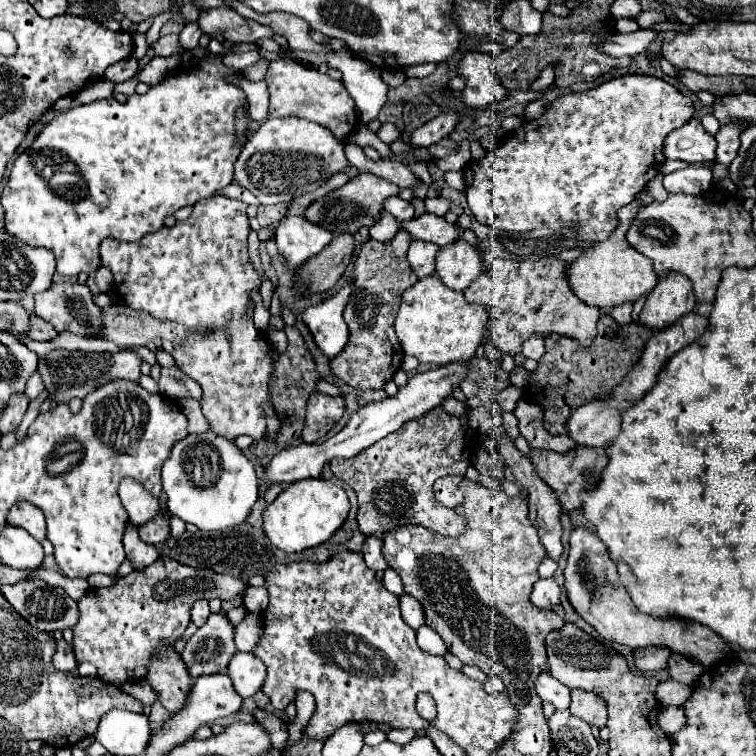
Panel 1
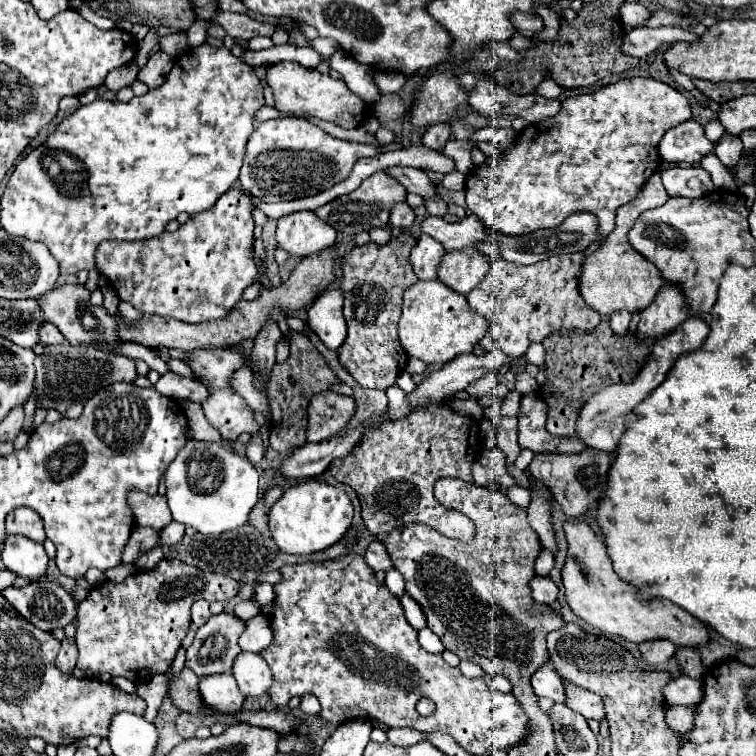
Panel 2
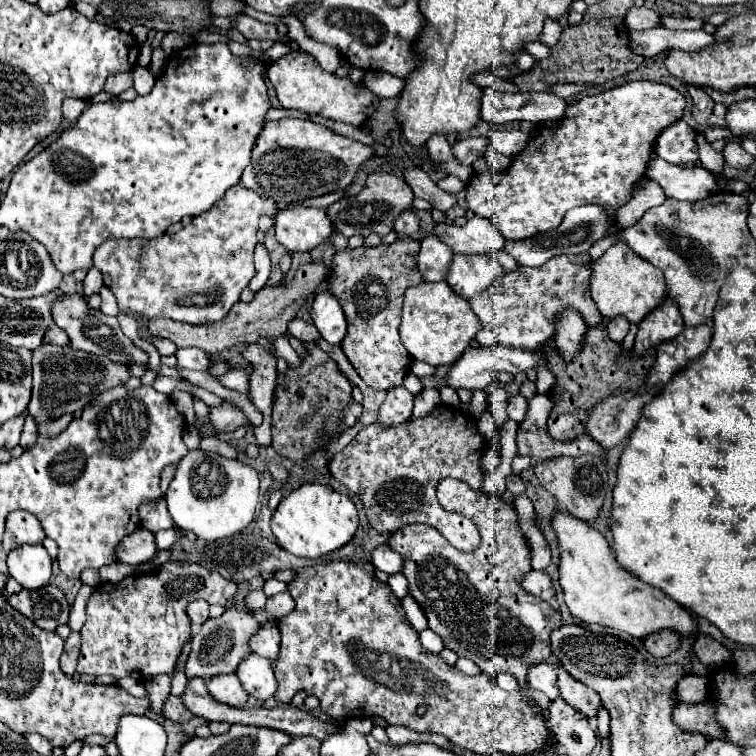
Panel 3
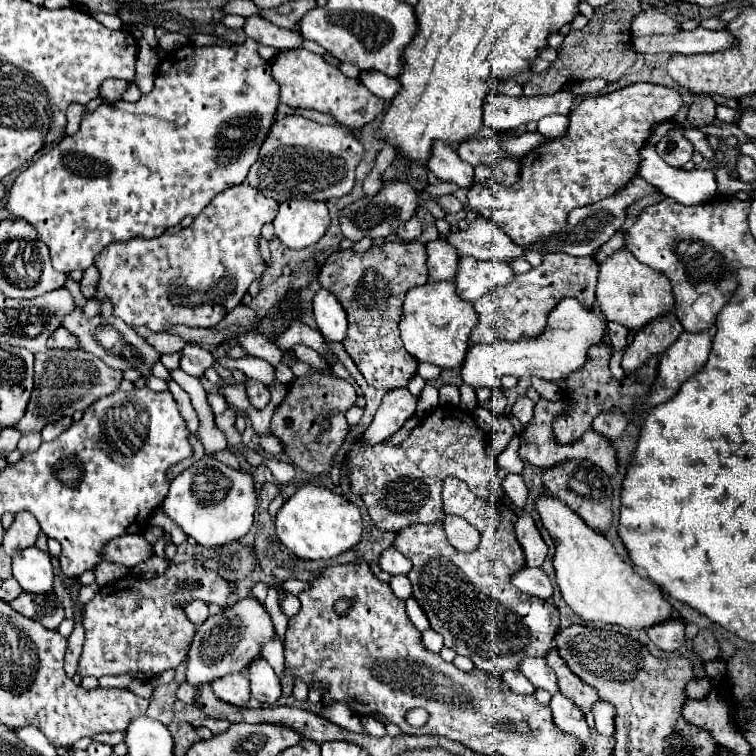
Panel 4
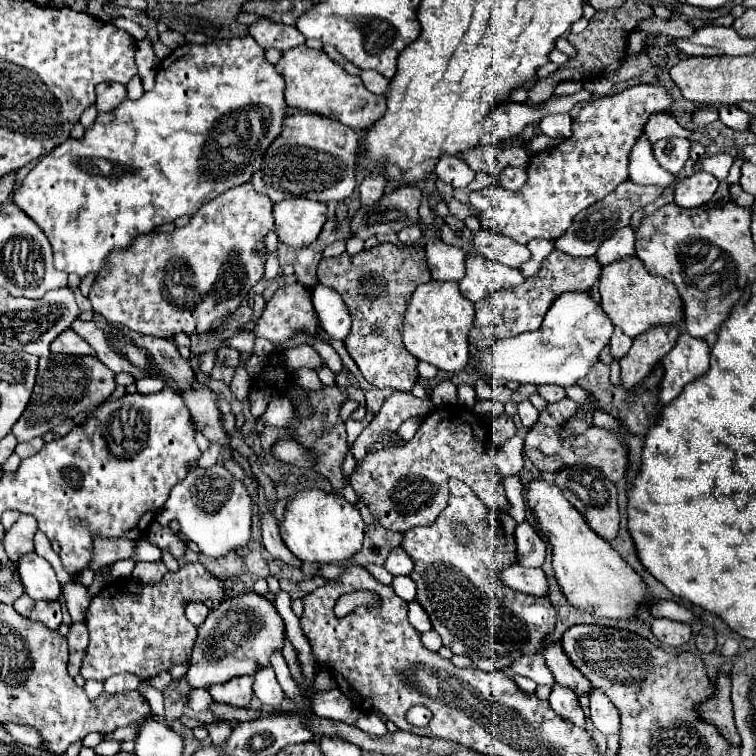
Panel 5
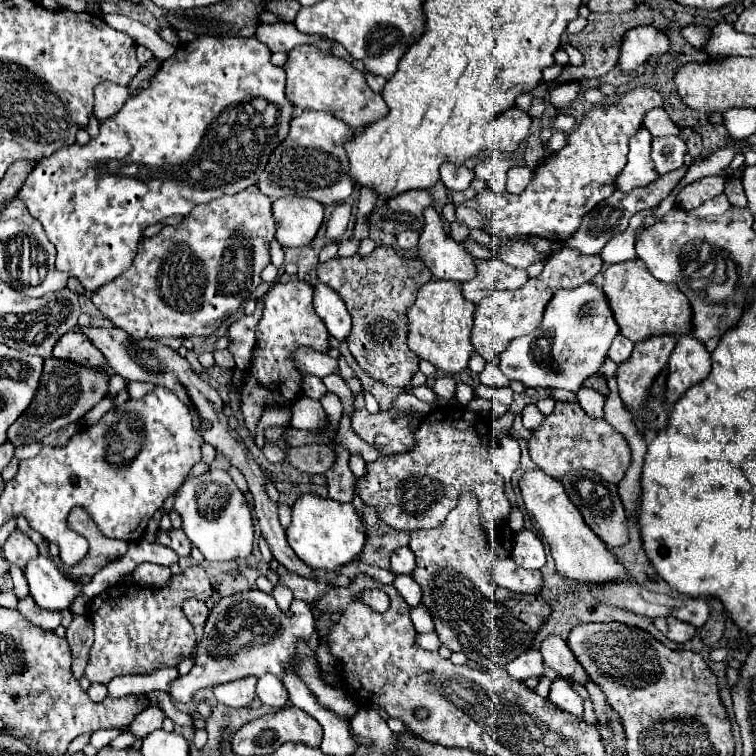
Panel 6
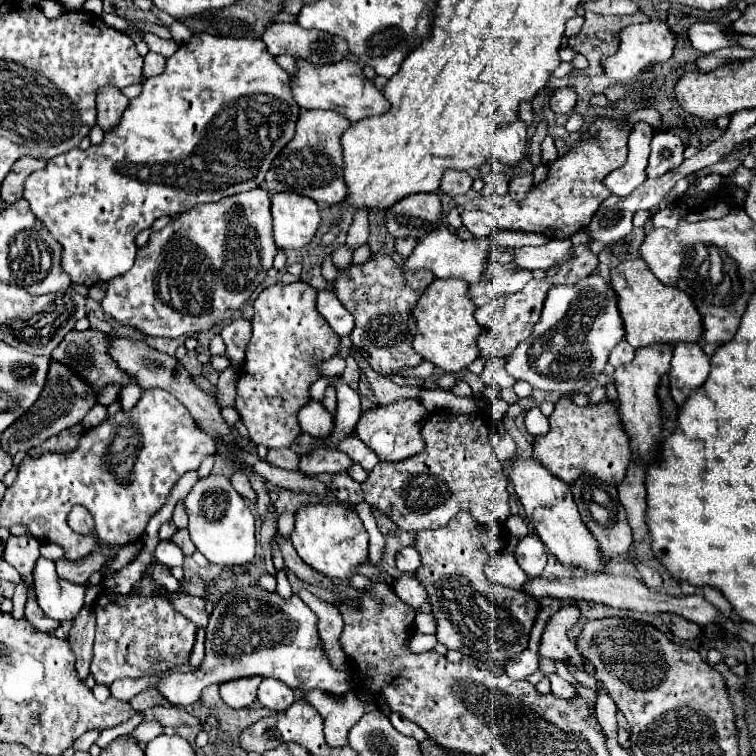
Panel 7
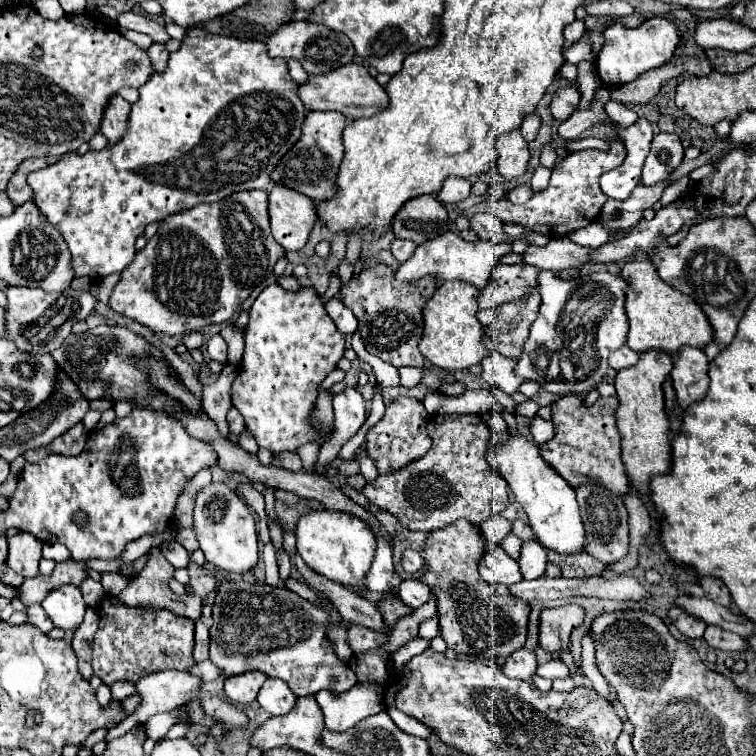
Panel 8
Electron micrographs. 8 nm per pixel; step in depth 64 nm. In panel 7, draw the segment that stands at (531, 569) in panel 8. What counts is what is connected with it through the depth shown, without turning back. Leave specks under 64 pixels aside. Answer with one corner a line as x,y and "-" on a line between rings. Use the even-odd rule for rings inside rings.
536,534
520,538
514,550
514,558
520,564
520,568
524,568
524,572
538,578
546,566
546,550
542,540

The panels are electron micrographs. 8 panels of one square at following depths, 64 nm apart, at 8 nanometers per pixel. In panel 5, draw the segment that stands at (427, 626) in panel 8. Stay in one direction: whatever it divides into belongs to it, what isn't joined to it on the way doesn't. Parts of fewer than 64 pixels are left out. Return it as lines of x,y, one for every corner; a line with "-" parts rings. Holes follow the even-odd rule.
414,600
408,604
408,618
412,622
412,626
418,630
418,632
426,632
430,630
430,620
428,620
428,614
424,612
424,608
420,608
420,604

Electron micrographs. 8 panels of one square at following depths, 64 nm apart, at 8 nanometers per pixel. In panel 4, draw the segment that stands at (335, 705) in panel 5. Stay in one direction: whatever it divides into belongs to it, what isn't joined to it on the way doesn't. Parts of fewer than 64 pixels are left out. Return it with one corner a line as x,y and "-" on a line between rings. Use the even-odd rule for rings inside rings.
336,704
330,710
328,708
322,708
322,716
328,718
328,720
334,720
335,724
338,724
344,729
356,733
368,733
361,724
359,716
352,714
352,710
345,704

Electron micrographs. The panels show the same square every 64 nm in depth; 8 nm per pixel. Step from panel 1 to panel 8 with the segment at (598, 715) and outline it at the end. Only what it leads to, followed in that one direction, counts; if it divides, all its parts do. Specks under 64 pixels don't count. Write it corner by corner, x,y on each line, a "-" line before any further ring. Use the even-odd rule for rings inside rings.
576,604
544,610
540,618
540,648
550,654
570,650
570,632
582,622
584,608

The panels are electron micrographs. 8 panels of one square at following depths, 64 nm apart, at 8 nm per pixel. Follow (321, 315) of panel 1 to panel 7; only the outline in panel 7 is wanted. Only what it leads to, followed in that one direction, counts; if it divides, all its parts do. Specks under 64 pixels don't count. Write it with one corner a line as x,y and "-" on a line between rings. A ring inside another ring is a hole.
320,290
318,292
318,300
316,300
318,312
326,318
326,322
330,324
330,328
340,336
348,336
354,328
354,318
352,314
344,308
344,304
336,298
336,294
332,290

